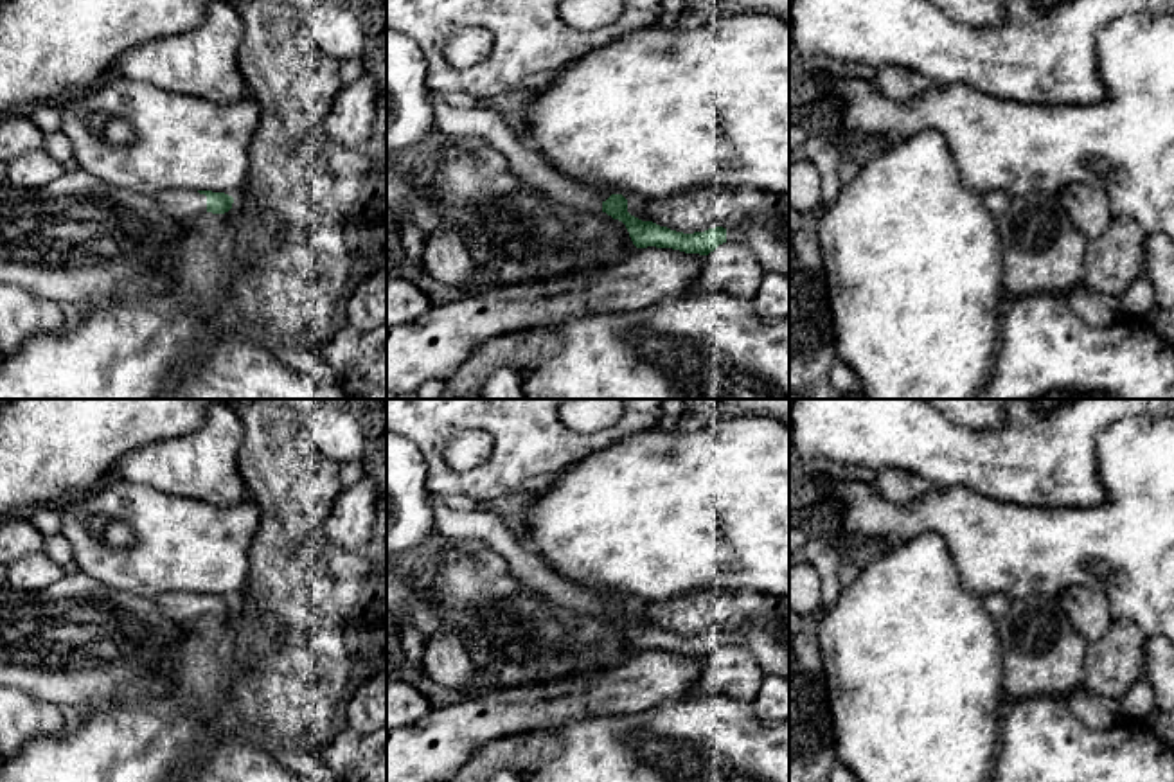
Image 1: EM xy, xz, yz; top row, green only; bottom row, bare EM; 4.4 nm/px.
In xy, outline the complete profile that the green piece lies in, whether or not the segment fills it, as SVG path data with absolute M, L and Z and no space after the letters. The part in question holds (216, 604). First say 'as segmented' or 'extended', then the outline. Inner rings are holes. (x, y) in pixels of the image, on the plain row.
extended; M171 591L155 597L164 613L174 620L191 622L205 615L225 617L232 611L234 600L225 595Z

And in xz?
extended; M437 494L430 496L430 505L435 512L433 536L464 539L469 545L494 550L523 586L534 588L568 609L600 615L622 624L636 651L656 649L708 658L726 644L741 644L757 656L766 676L778 674L789 680L789 653L769 633L748 620L728 633L716 629L694 636L642 624L627 615L627 602L622 597L600 597L597 591L554 573L541 555L520 539L516 525L498 514L489 511L455 511Z

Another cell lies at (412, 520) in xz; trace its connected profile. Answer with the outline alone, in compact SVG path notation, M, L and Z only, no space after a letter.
M387 430L387 561L410 559L433 538L435 512L426 485L428 467L421 449Z

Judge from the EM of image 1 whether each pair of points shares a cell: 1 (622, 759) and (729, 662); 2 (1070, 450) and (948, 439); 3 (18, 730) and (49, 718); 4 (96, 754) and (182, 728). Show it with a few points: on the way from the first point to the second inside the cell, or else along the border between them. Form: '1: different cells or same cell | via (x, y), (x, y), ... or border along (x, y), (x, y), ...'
1: different cells | border along (682, 696), (705, 698), (727, 694), (732, 698)
2: same cell | via (1040, 452), (978, 452)
3: same cell | via (26, 723), (31, 718), (42, 718)
4: same cell | via (117, 754), (160, 736)

